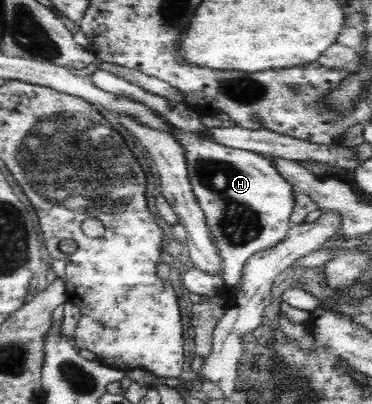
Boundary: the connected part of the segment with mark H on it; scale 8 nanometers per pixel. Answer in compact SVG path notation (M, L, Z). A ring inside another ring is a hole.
M99 69L89 76L100 89L143 103L173 129L174 139L186 152L192 192L204 212L212 242L222 258L225 285L239 285L247 259L287 239L296 199L294 185L278 174L271 156L233 148L206 136L206 126L200 122L200 115L188 105L151 94L108 70Z

